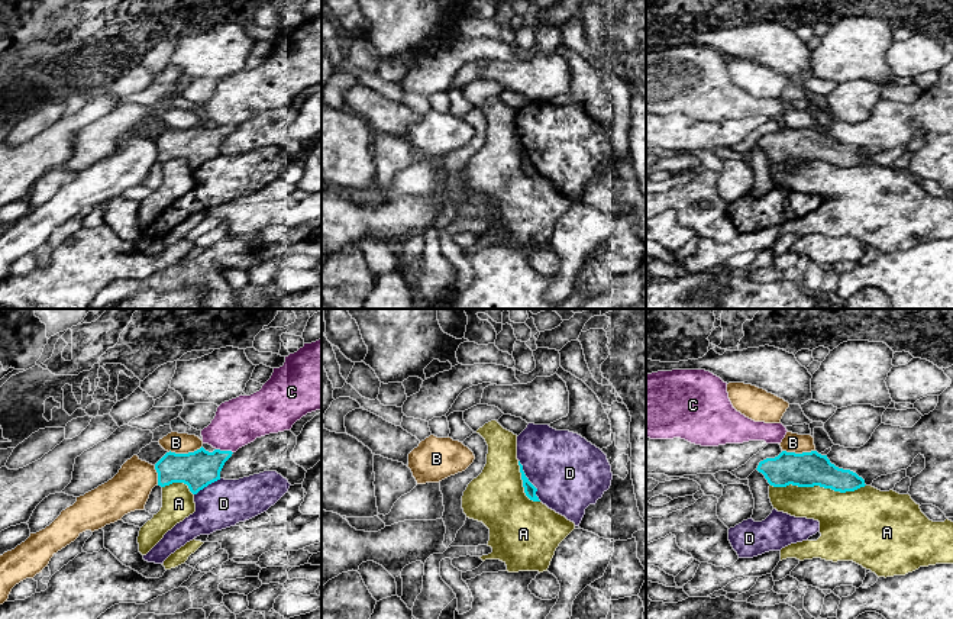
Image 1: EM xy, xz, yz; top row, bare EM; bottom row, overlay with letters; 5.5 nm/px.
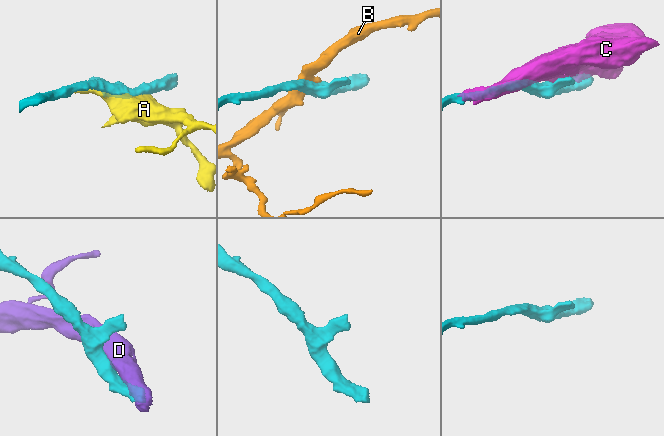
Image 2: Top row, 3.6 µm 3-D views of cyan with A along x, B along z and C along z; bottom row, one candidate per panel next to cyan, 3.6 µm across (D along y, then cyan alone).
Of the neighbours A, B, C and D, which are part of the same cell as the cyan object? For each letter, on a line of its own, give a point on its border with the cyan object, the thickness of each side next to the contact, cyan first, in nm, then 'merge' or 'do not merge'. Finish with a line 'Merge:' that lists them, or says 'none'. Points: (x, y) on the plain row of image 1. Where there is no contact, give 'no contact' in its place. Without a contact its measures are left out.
A: yz (819, 160) | 190/300 nm | do not merge
B: xy (184, 129) | 200/110 nm | do not merge
C: xy (225, 126) | 200/260 nm | do not merge
D: xz (527, 155) | 70/400 nm | do not merge
Merge: none

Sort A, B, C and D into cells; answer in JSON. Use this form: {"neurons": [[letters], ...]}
{"neurons": [["A"], ["B"], ["C"], ["D"]]}

